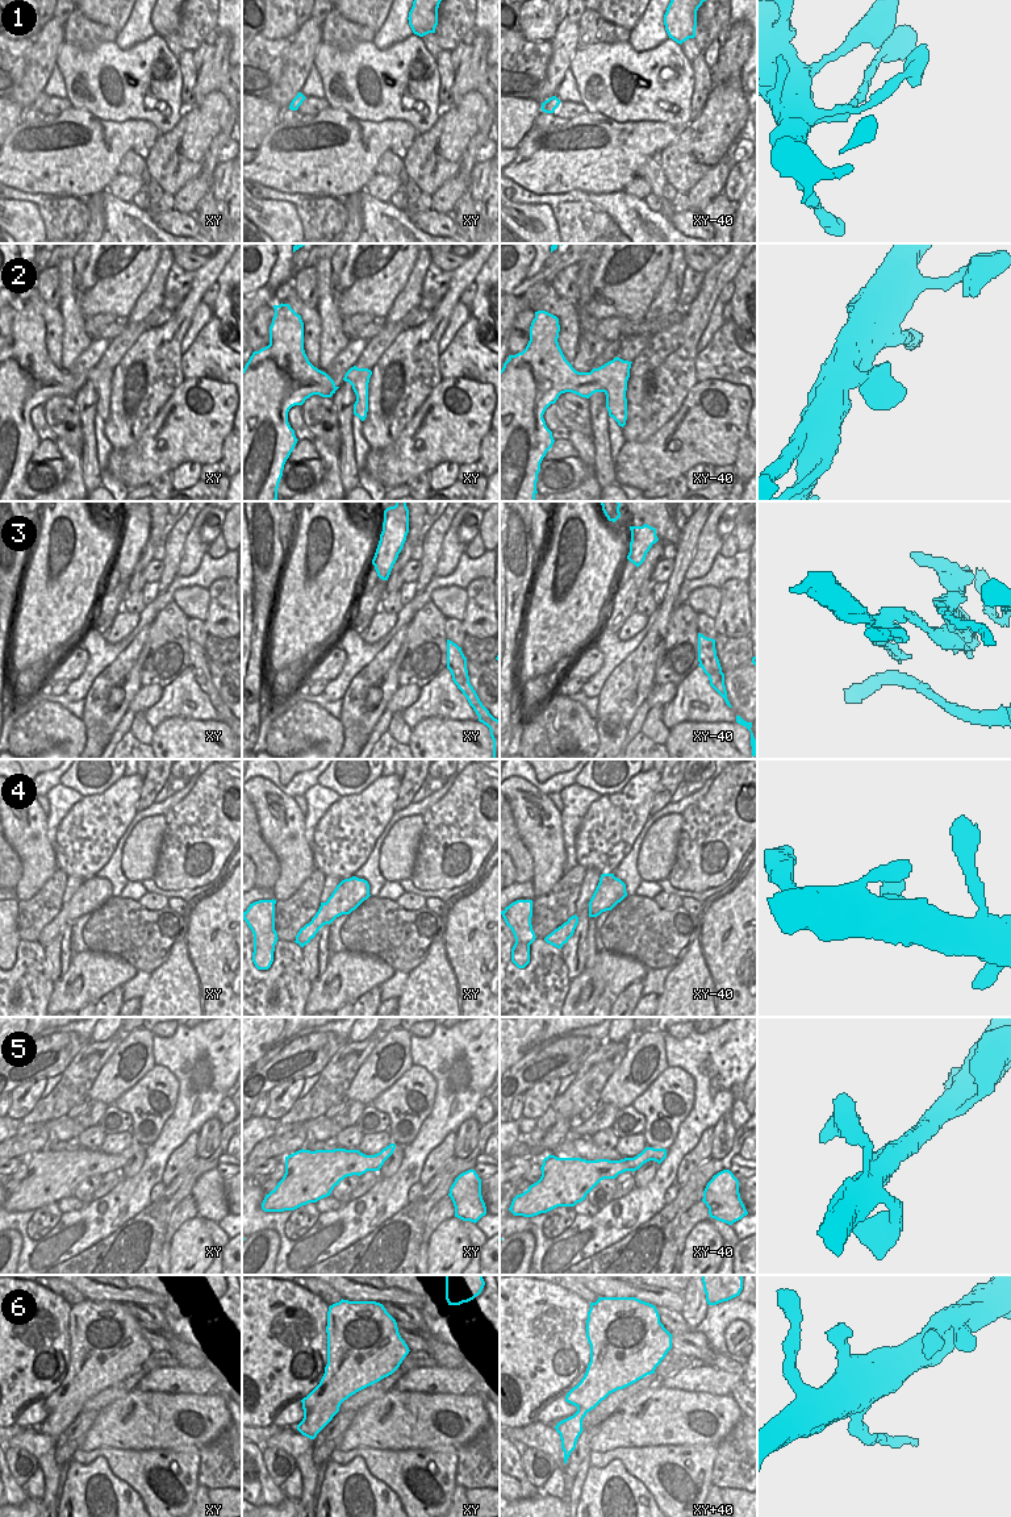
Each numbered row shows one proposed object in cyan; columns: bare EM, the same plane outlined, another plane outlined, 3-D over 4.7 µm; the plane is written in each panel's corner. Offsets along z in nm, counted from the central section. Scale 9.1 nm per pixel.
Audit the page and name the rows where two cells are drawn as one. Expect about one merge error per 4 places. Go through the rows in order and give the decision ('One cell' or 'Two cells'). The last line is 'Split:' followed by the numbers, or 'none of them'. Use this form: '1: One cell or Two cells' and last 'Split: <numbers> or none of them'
1: One cell
2: One cell
3: Two cells
4: One cell
5: One cell
6: Two cells
Split: 3, 6

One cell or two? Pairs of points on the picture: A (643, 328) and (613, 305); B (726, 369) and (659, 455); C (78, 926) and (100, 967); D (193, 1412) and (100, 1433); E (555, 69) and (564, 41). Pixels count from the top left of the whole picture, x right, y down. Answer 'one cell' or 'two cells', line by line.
A: two cells
B: two cells
C: two cells
D: one cell
E: one cell

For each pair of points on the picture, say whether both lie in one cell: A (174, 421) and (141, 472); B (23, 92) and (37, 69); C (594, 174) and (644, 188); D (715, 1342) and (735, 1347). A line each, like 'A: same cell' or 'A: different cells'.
A: same cell
B: same cell
C: different cells
D: different cells

